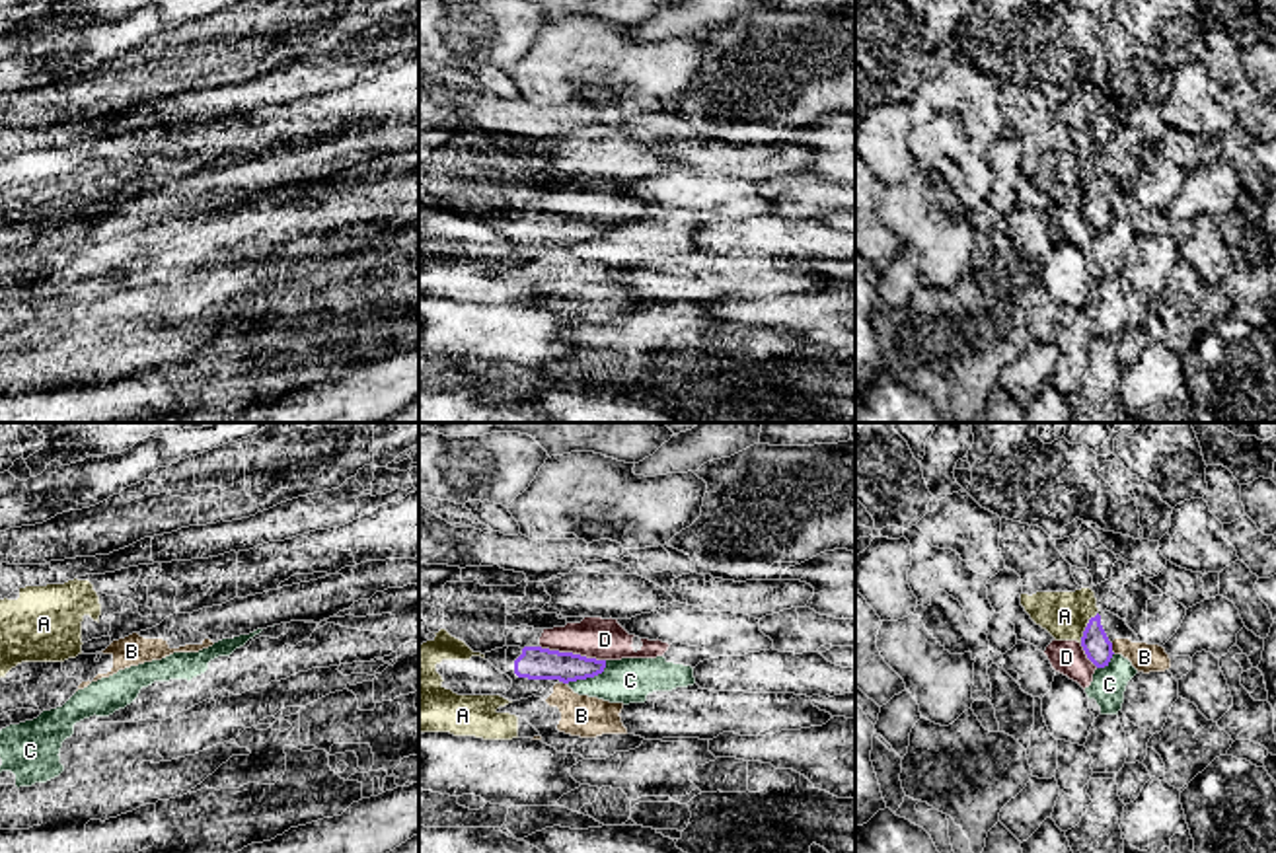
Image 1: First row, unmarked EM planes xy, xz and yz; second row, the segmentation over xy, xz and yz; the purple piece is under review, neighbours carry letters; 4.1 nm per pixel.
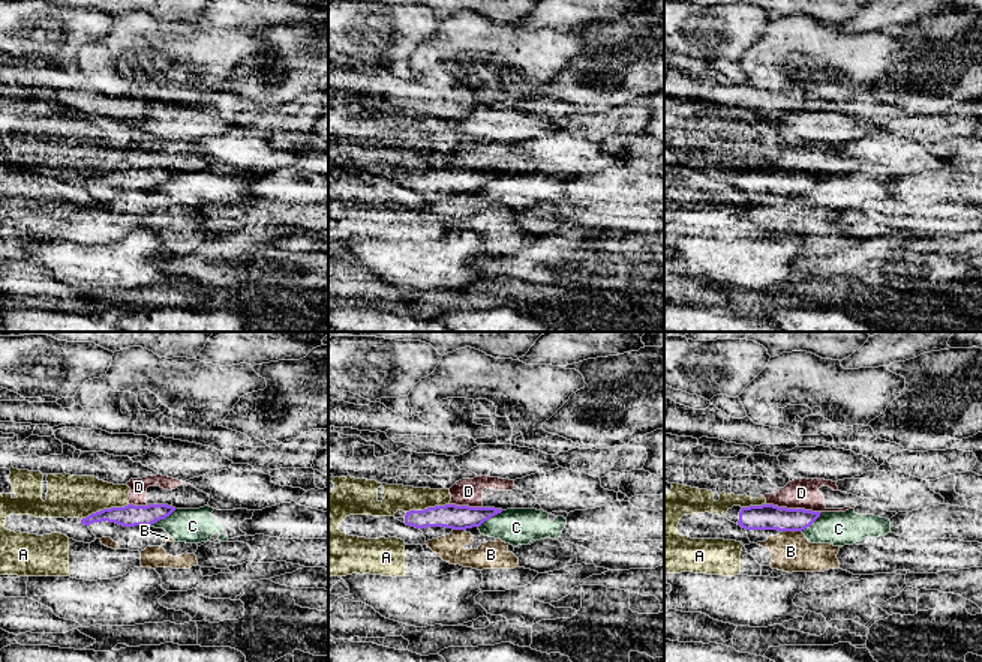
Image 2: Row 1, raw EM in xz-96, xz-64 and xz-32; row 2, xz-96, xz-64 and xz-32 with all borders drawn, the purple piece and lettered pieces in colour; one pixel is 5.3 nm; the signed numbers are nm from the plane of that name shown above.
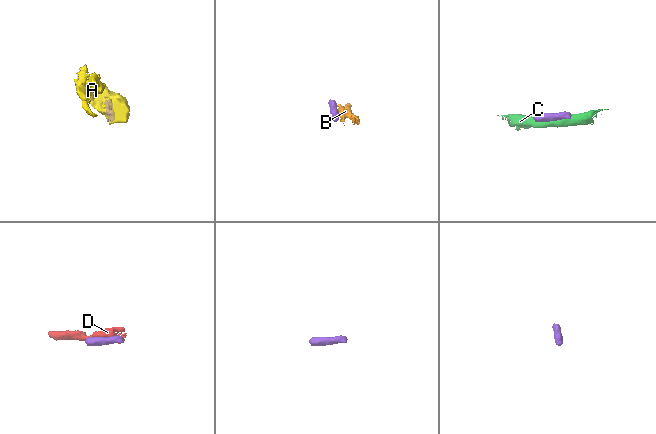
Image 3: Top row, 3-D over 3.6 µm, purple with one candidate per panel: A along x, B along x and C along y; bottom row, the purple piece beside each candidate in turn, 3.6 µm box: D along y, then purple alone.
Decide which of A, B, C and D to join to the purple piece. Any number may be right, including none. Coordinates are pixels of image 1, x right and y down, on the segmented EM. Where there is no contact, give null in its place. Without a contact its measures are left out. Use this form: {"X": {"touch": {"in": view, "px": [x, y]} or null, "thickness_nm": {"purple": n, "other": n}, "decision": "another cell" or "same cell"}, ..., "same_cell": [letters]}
{"A": {"touch": {"in": "yz", "px": [1086, 628]}, "thickness_nm": {"purple": 120, "other": 190}, "decision": "another cell"}, "B": {"touch": {"in": "yz", "px": [1111, 649]}, "thickness_nm": {"purple": 120, "other": 120}, "decision": "another cell"}, "C": {"touch": {"in": "xz", "px": [589, 676]}, "thickness_nm": {"purple": 140, "other": 190}, "decision": "another cell"}, "D": {"touch": {"in": "xz", "px": [571, 653]}, "thickness_nm": {"purple": 140, "other": 180}, "decision": "another cell"}, "same_cell": []}

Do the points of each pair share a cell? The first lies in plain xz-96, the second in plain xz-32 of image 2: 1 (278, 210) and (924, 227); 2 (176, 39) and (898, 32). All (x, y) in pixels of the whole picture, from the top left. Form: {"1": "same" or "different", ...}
{"1": "same", "2": "different"}

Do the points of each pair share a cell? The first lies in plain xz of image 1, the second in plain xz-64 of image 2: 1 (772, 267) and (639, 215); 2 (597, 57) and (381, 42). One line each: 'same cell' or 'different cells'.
1: same cell
2: different cells

